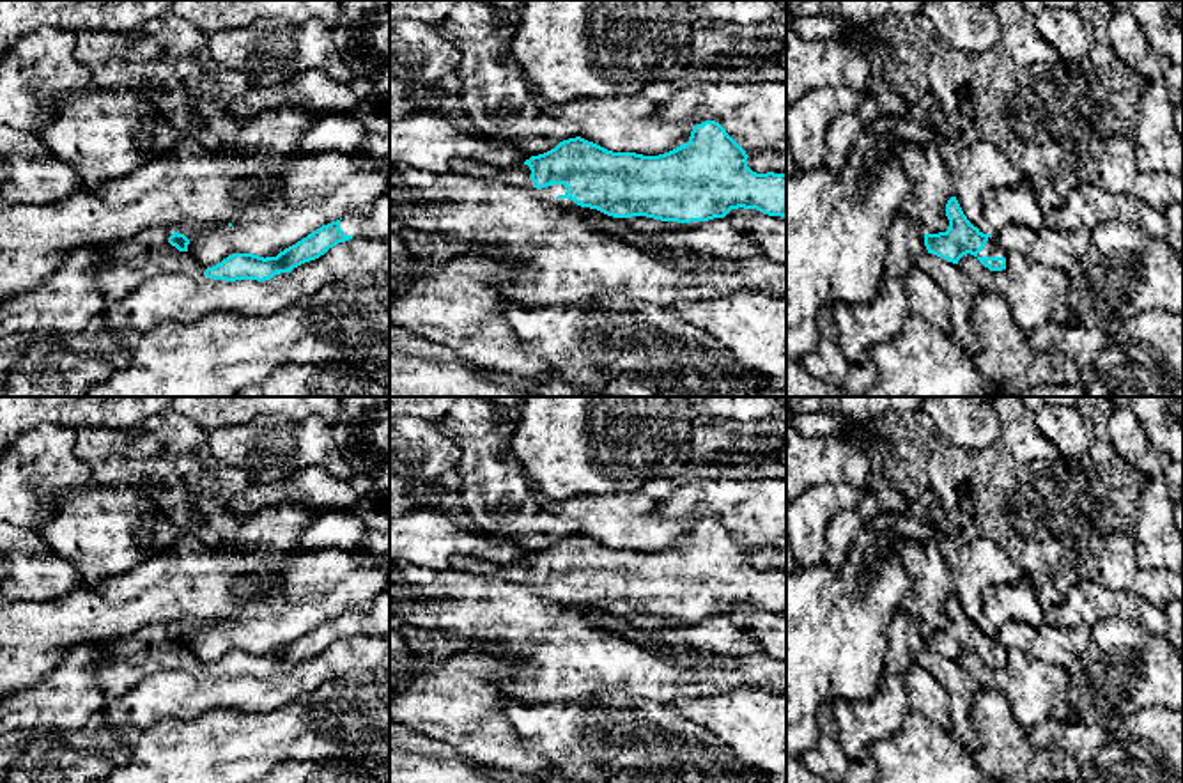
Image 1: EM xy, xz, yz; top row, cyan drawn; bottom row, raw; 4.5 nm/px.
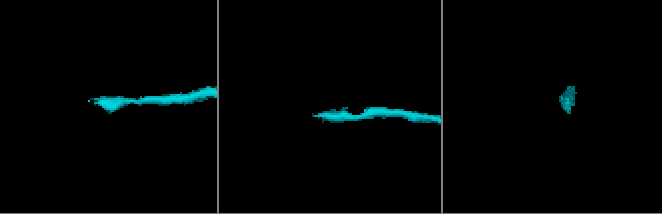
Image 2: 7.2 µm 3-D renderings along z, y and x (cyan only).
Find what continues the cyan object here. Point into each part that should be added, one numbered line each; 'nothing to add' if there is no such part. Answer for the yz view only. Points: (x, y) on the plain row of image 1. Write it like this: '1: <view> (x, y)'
1: yz (992, 645)

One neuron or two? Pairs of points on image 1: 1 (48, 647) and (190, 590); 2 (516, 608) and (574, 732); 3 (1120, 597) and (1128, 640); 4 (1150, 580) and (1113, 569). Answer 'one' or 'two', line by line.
1: one
2: two
3: two
4: one

